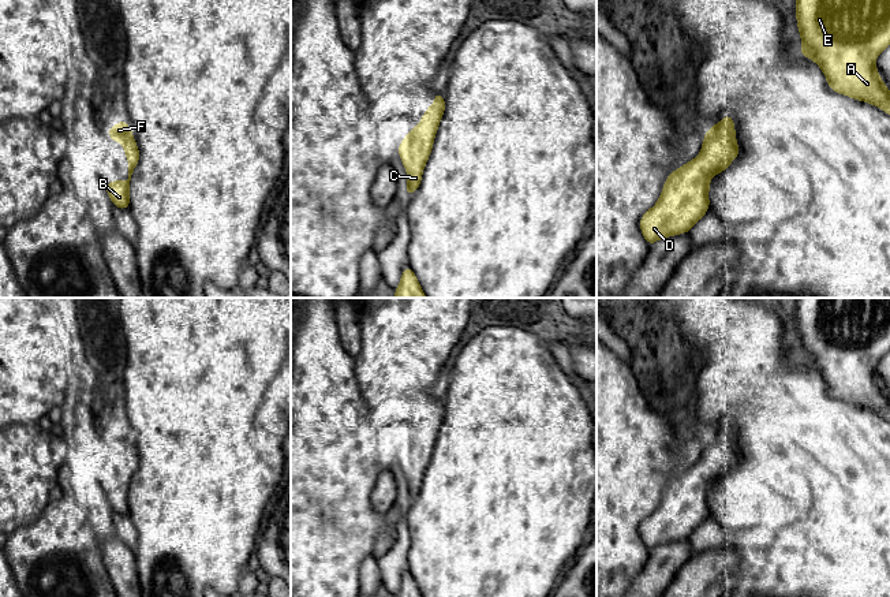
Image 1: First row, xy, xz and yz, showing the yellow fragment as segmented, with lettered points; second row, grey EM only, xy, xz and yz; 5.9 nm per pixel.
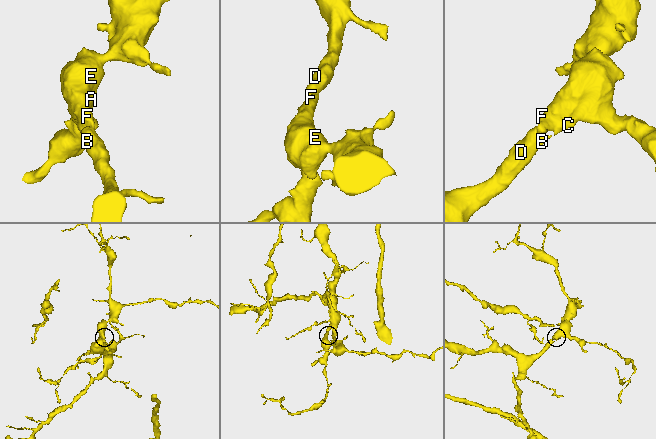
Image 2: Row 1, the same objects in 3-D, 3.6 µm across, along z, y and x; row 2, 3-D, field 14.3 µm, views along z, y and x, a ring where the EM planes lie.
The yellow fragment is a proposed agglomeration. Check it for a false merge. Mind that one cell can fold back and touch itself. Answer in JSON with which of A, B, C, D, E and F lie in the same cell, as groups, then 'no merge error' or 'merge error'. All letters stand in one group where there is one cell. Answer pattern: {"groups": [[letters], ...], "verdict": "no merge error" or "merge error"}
{"groups": [["A", "B", "C", "D", "E", "F"]], "verdict": "no merge error"}

